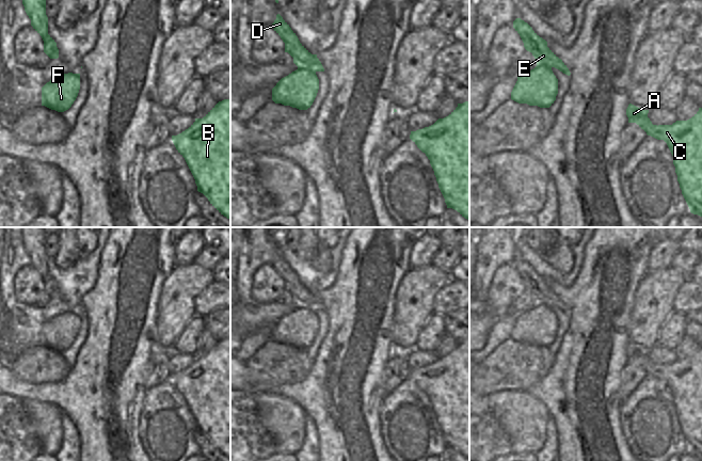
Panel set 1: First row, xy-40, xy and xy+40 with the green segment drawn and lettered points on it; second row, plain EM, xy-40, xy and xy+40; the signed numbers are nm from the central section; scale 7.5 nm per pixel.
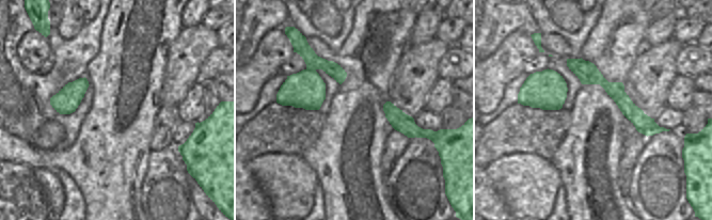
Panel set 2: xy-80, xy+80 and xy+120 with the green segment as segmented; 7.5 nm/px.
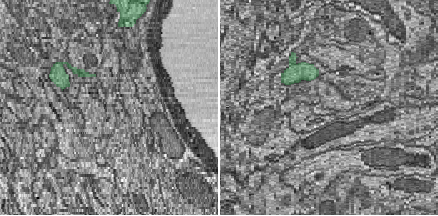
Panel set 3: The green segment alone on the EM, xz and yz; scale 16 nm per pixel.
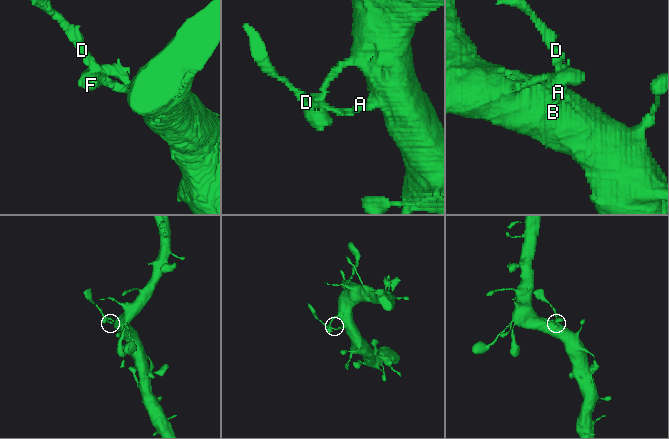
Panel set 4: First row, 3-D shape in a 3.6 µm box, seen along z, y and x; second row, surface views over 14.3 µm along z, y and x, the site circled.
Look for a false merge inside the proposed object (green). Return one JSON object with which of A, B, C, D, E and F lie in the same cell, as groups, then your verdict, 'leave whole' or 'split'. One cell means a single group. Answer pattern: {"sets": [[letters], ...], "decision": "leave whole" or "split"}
{"sets": [["A", "D", "E"], ["B", "C", "F"]], "decision": "split"}

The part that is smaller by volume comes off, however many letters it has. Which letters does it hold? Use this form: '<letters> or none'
A, D, E

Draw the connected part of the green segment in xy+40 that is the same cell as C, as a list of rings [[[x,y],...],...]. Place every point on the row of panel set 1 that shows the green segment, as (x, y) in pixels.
[[[702,108],[687,121],[651,127],[647,134],[667,143],[690,212],[702,217]]]

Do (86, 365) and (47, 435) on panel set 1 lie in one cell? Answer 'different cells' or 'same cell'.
different cells

